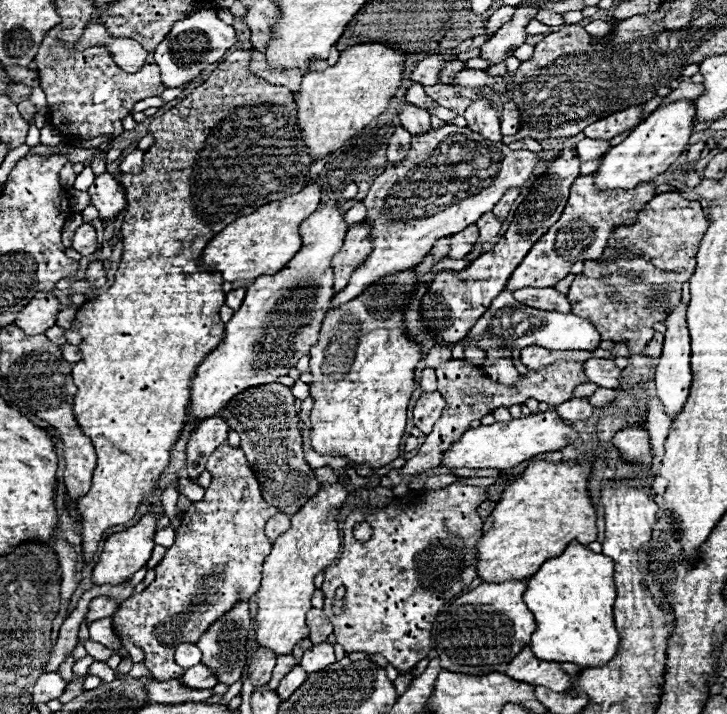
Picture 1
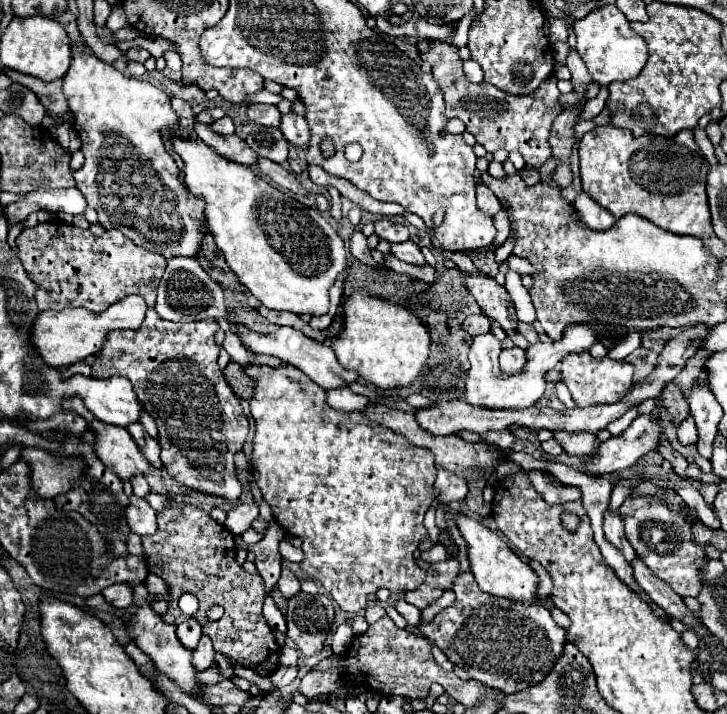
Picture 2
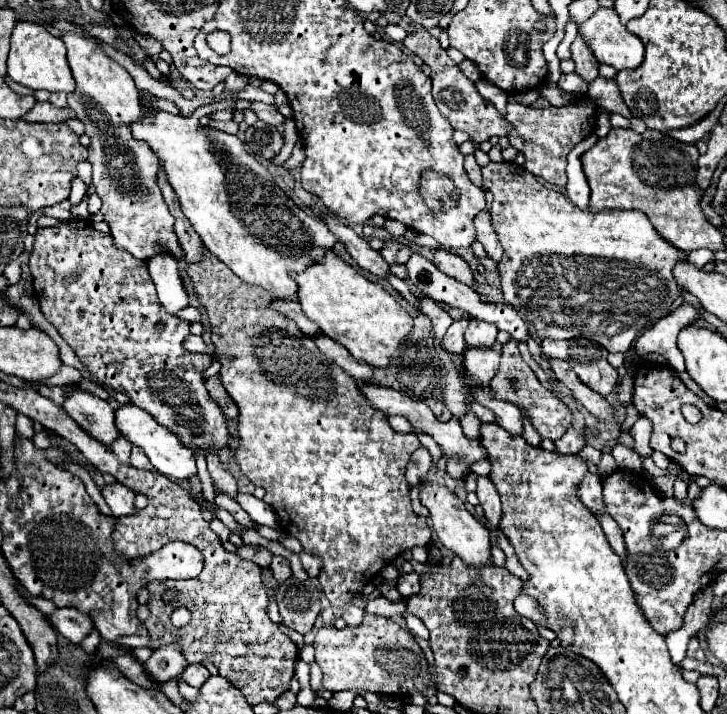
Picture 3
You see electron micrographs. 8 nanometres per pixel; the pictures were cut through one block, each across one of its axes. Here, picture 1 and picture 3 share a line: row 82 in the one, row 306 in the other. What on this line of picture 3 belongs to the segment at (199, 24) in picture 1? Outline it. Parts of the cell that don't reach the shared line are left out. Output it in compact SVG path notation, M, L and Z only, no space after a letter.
M170 254L152 256L148 260L148 272L156 284L160 304L170 314L176 314L180 308L188 306L188 294L182 286L178 264L176 264L174 256L170 256Z

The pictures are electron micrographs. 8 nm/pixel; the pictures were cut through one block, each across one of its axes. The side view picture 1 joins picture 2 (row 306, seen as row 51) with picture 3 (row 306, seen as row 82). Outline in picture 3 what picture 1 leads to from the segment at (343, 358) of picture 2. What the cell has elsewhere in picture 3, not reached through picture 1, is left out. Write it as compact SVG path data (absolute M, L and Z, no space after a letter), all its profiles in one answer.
M326 250L322 262L310 264L304 272L294 274L294 280L298 284L298 302L304 310L304 314L316 322L326 336L342 344L356 360L364 360L366 364L374 368L386 368L390 362L390 356L398 350L400 342L410 334L412 330L412 318L404 312L404 308L380 286L370 280L366 280L354 266L346 264L340 256L336 256L332 250Z

